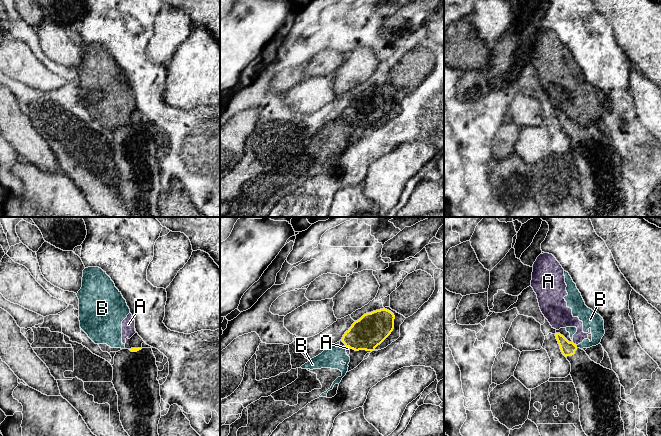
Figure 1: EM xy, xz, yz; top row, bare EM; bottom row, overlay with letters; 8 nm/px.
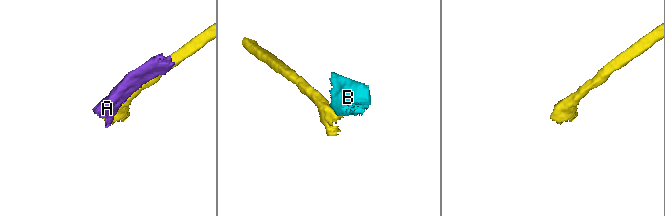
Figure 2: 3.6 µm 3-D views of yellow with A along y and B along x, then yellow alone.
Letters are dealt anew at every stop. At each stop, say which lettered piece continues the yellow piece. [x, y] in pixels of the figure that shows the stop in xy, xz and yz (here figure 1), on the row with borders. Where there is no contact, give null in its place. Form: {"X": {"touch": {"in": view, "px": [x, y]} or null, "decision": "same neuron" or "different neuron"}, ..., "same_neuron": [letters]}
{"A": {"touch": {"in": "yz", "px": [573, 343]}, "decision": "different neuron"}, "B": {"touch": {"in": "yz", "px": [576, 346]}, "decision": "different neuron"}, "same_neuron": []}

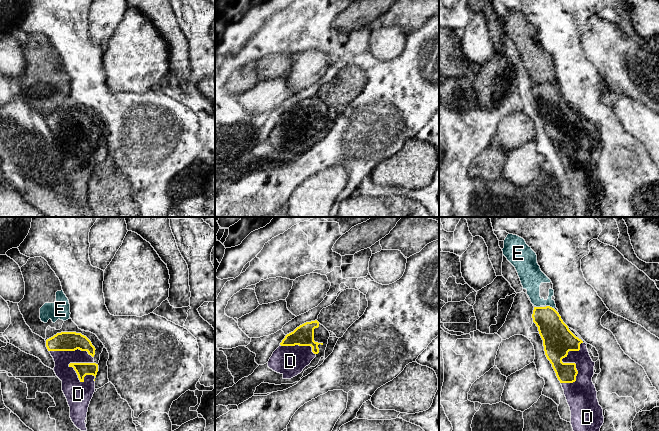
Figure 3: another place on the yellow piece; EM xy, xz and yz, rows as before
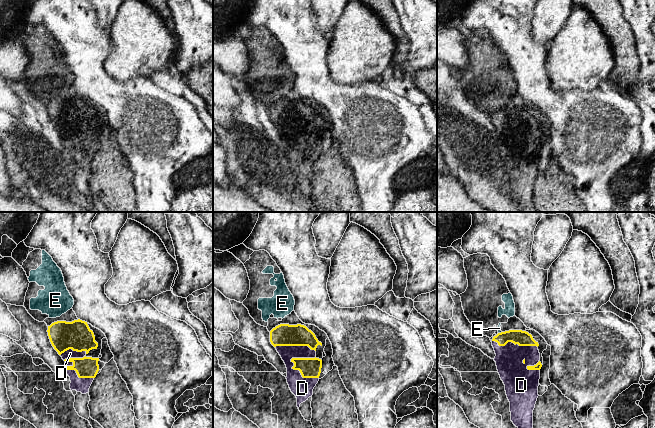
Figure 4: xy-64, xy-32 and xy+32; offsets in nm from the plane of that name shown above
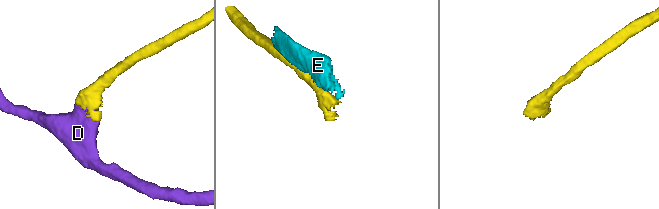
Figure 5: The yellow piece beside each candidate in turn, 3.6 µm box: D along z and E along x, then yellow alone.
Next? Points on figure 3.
{"D": {"touch": {"in": "yz", "px": [570, 363]}, "decision": "same neuron"}, "E": {"touch": {"in": "yz", "px": [549, 306]}, "decision": "different neuron"}, "same_neuron": ["D"]}

